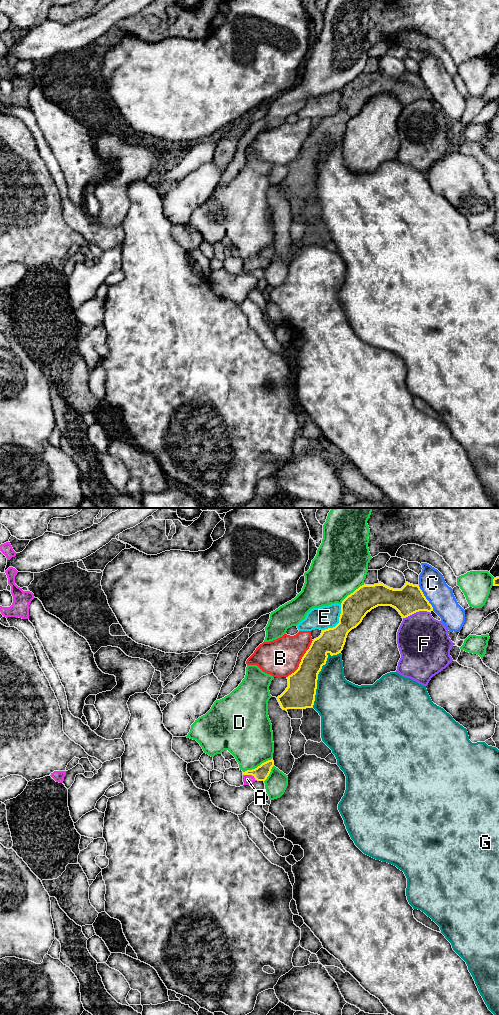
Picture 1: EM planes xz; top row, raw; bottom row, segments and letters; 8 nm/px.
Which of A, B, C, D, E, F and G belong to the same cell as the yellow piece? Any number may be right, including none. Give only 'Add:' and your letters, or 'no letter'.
Add: A

